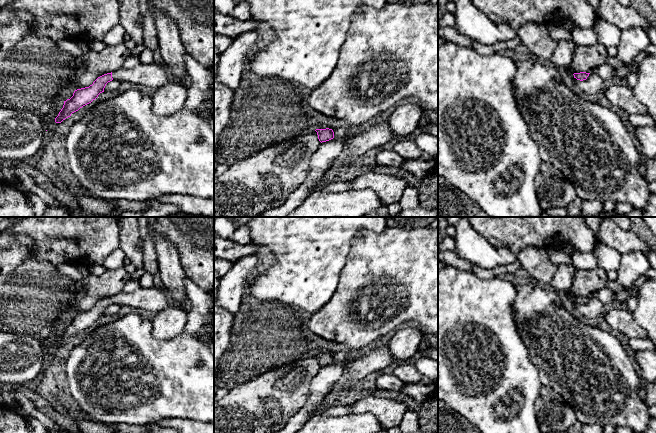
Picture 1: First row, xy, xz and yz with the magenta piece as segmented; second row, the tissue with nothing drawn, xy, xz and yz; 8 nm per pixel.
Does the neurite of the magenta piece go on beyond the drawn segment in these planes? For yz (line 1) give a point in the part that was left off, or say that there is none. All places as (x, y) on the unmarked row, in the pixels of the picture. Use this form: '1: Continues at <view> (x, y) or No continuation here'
1: No continuation here

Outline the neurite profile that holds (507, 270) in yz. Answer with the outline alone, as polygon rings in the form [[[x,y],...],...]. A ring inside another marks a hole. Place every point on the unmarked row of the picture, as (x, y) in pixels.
[[[520,261],[512,264],[505,264],[491,269],[480,268],[472,264],[472,273],[483,280],[493,279],[495,277],[512,277],[512,275],[522,267]]]

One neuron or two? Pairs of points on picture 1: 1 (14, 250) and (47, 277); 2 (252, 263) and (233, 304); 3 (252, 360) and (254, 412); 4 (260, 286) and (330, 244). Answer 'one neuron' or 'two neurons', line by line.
1: two neurons
2: one neuron
3: two neurons
4: one neuron

